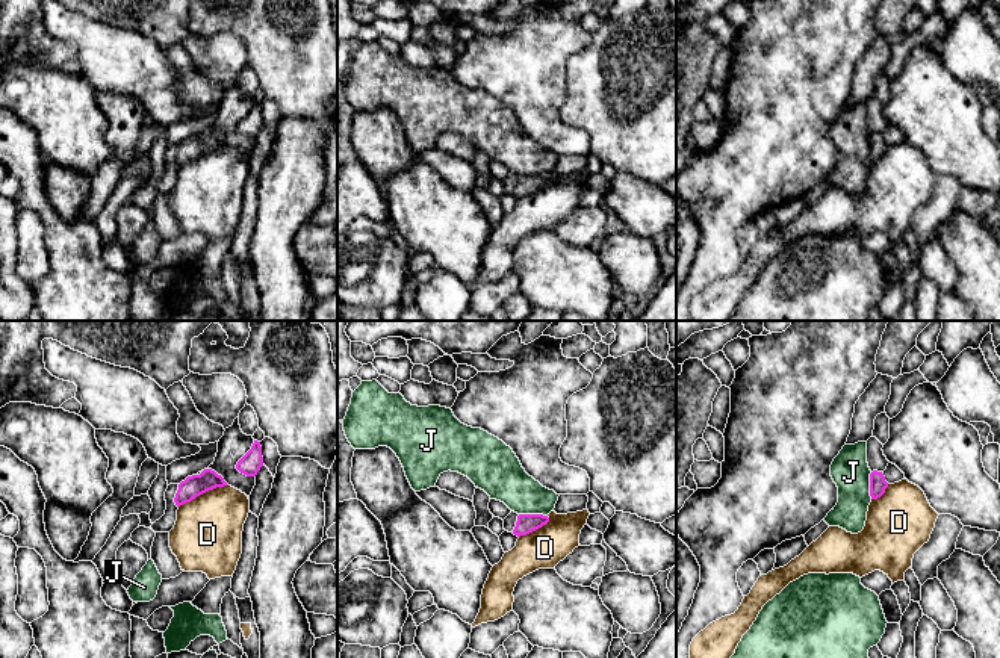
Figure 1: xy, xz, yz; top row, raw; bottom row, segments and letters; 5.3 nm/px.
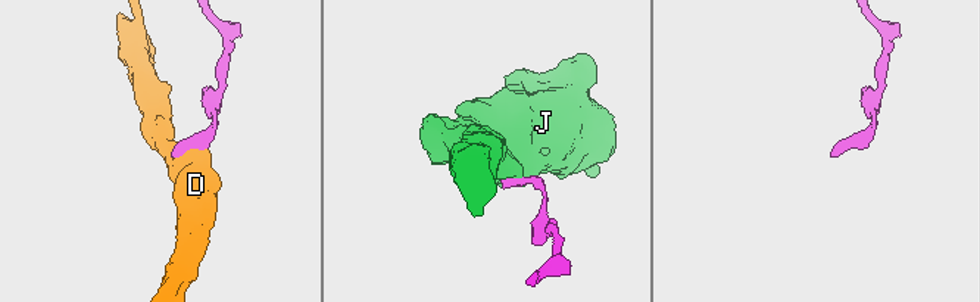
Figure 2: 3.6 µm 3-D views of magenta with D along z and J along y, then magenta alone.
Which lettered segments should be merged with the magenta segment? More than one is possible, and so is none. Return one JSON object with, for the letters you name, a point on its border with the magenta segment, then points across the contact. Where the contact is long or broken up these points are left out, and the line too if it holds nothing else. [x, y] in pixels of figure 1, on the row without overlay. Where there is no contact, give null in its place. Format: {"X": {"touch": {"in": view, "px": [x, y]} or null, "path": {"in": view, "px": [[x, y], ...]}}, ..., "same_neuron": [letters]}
{"same_neuron": []}

